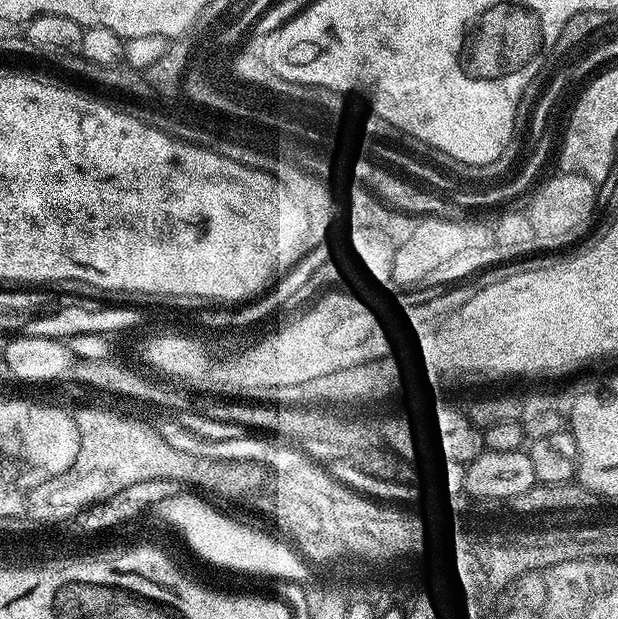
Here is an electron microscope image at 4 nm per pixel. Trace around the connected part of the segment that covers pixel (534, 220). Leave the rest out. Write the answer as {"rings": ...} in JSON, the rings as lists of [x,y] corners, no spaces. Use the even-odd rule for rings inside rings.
{"rings":[[[577,172],[555,174],[532,196],[532,205],[526,208],[530,226],[534,226],[535,243],[544,248],[564,248],[580,240],[592,228],[596,216],[597,181]]]}

